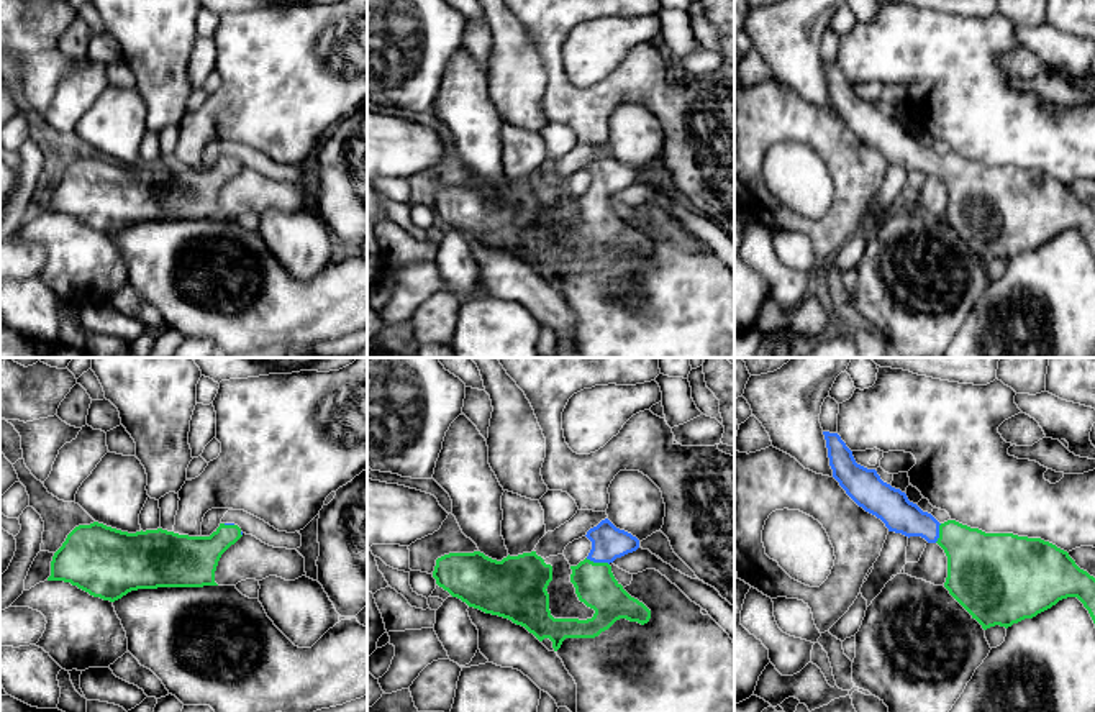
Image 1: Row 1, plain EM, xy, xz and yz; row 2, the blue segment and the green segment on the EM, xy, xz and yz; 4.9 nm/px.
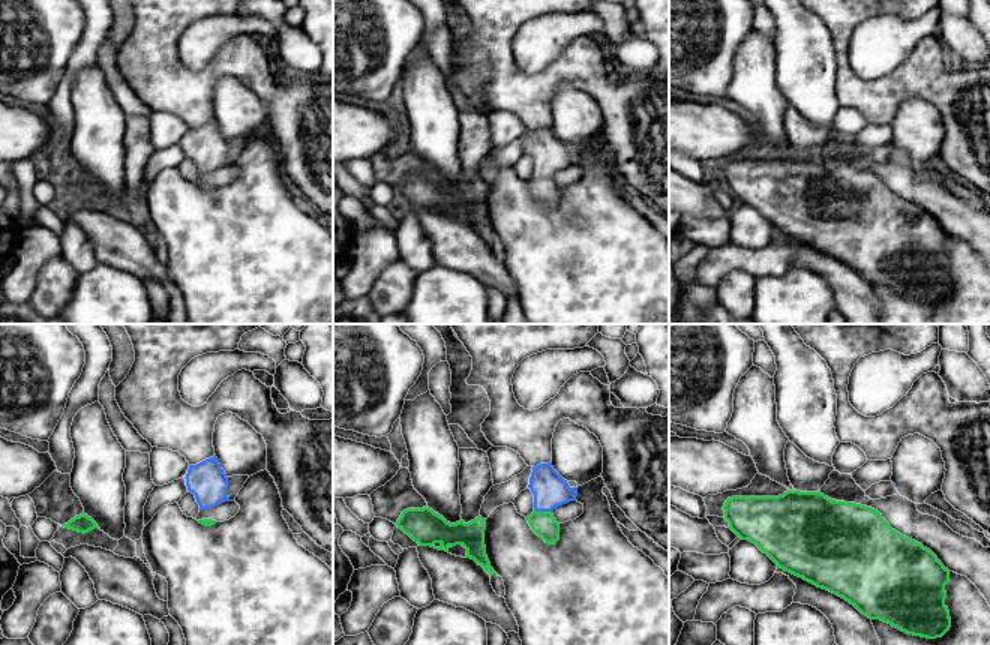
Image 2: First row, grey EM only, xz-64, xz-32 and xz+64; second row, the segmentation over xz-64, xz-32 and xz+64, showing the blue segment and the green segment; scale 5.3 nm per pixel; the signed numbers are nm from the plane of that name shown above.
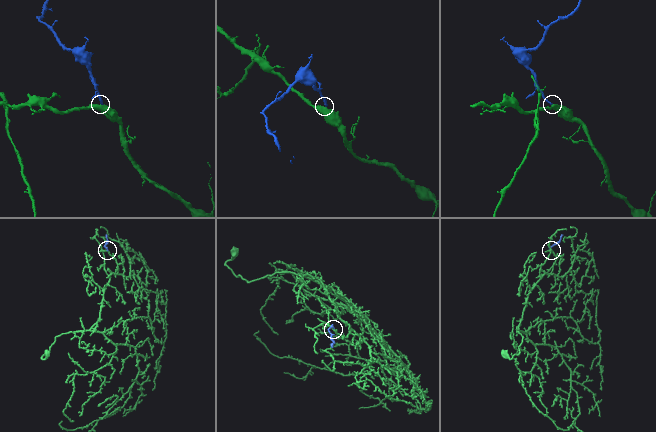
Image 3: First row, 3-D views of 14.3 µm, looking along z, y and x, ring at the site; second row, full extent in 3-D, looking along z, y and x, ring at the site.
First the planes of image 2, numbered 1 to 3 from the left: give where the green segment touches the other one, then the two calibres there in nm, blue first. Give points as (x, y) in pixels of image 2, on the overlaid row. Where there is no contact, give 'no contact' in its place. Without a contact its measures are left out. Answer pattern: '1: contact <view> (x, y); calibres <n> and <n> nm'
1: no contact
2: contact xz-32 (543, 510); calibres 190 and 140 nm
3: no contact

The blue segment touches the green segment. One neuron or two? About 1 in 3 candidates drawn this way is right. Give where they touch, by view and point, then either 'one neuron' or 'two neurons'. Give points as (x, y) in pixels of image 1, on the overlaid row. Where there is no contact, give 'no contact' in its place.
meets blue in xz at (597, 561); one neuron

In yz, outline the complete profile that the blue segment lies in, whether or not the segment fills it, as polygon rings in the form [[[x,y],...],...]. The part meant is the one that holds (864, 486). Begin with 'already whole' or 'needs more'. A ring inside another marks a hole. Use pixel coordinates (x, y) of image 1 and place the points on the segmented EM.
needs more | [[[823,431],[823,435],[833,477],[859,507],[880,518],[888,532],[908,538],[921,536],[944,550],[947,556],[944,587],[984,630],[995,625],[1008,628],[1067,597],[1077,597],[1095,623],[1095,577],[1080,569],[1067,551],[1041,538],[985,533],[956,520],[939,523],[931,513],[910,502],[905,492],[884,482],[875,469],[857,464],[838,433]]]

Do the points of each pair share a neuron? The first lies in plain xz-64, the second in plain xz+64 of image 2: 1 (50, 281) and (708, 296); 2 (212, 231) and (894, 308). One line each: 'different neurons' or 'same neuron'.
1: different neurons
2: same neuron

